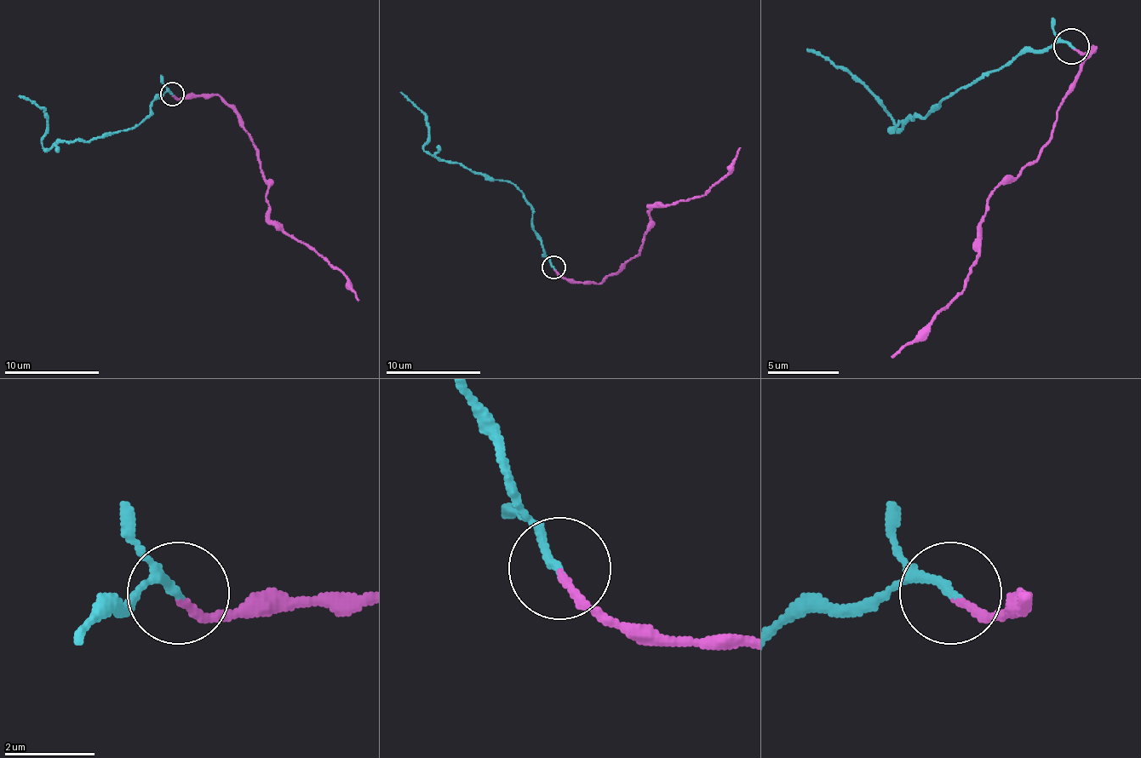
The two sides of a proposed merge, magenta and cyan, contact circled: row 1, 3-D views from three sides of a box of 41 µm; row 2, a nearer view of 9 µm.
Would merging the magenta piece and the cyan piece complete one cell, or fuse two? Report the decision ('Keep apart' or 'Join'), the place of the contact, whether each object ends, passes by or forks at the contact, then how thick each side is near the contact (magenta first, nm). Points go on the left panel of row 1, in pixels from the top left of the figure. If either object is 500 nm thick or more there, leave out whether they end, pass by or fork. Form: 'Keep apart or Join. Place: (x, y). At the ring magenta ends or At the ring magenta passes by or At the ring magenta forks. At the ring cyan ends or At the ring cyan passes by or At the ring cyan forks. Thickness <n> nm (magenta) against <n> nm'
Join. Place: (172, 94). At the ring magenta ends. At the ring cyan ends. Thickness 170 nm (magenta) against 200 nm

